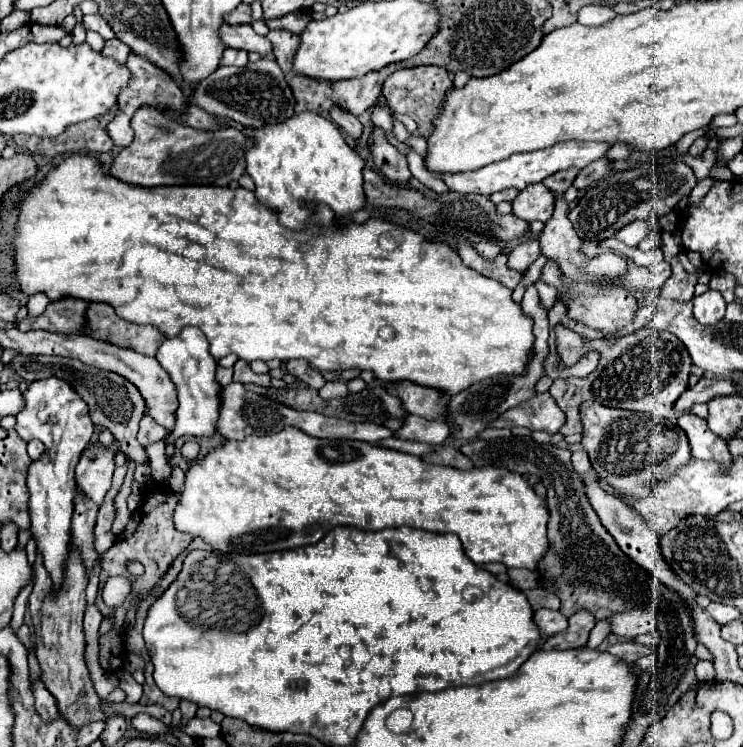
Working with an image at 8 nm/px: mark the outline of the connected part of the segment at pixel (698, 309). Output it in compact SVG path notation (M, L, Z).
M708 289L706 293L694 297L694 317L702 323L702 325L712 325L718 323L724 317L726 311L726 301L724 297L720 297L720 293Z

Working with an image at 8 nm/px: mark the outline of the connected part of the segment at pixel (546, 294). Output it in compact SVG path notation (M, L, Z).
M540 280L535 283L535 286L537 287L542 305L550 310L556 300L556 288Z

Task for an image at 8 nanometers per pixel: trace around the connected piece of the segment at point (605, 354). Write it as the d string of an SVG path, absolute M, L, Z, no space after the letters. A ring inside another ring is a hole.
M556 327L556 343L564 365L574 365L588 351L596 351L600 355L598 367L590 375L568 377L568 379L558 377L550 387L550 395L556 399L558 407L566 413L566 425L560 429L562 435L582 433L580 405L584 401L596 401L600 405L608 405L616 409L646 411L662 417L672 417L674 401L688 387L688 375L692 365L690 353L686 351L684 343L668 331L642 327L636 333L624 335L614 343L606 343L602 339L586 341L564 327Z

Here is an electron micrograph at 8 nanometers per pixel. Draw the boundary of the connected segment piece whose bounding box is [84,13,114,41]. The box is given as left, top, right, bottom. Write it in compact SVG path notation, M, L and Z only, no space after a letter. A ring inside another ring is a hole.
M96 13L96 15L86 15L86 17L84 17L84 27L90 29L90 31L96 31L104 41L108 41L108 39L114 37L110 25L108 25L98 13Z

